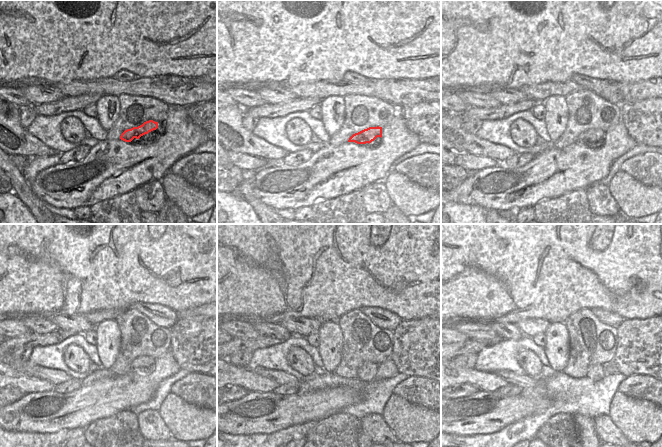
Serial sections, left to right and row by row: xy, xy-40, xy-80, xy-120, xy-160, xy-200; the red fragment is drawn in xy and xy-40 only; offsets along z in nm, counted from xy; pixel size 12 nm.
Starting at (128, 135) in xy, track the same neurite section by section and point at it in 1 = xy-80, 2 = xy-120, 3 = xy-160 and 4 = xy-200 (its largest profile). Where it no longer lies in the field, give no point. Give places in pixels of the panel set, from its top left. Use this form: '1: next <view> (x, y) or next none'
1: next xy-80 (594, 136)
2: next xy-120 (143, 361)
3: next xy-160 (367, 372)
4: next xy-200 (595, 372)

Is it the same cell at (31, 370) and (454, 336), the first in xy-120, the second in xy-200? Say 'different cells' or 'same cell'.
different cells

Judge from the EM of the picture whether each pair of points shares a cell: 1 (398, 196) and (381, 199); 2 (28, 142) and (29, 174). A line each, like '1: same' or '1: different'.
1: different
2: different

